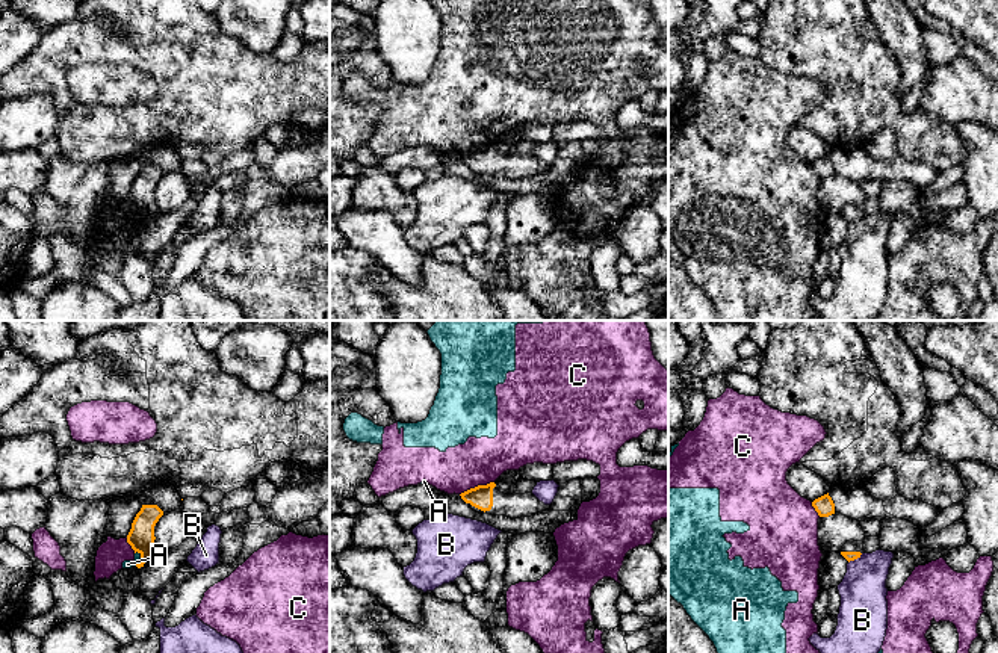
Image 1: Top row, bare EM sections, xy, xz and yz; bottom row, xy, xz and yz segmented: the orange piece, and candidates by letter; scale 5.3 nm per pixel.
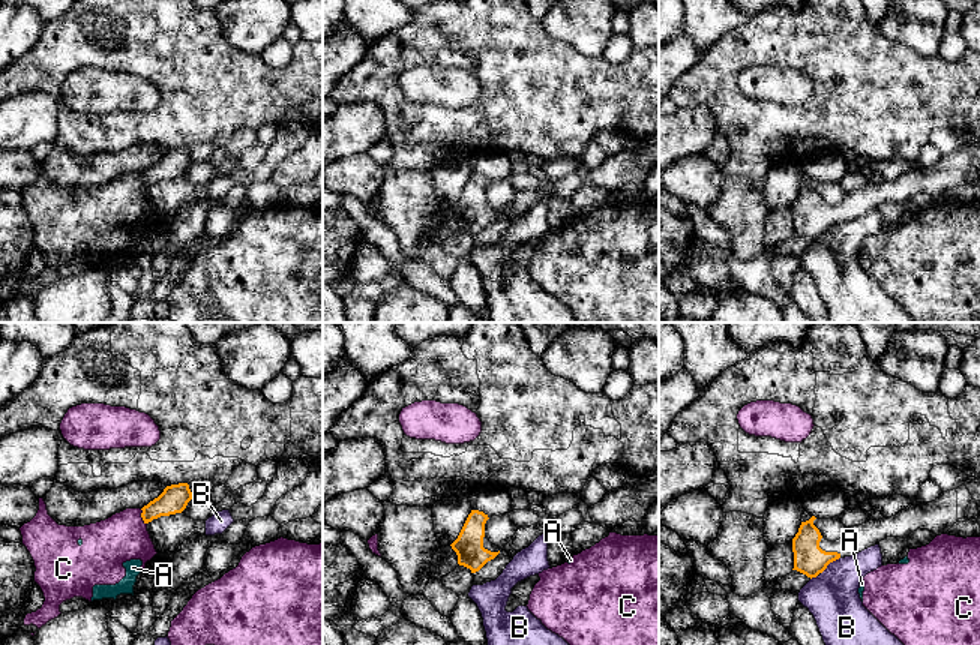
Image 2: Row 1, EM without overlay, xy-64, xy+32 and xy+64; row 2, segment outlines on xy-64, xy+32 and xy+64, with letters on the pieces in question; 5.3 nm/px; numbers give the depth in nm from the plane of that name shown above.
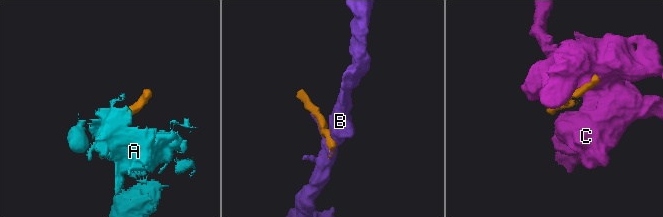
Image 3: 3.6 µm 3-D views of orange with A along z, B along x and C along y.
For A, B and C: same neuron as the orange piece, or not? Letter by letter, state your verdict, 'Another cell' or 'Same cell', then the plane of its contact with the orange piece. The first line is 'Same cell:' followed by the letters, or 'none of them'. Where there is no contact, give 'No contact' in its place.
Same cell: none of them
A: Another cell. Touches orange in xy
B: Another cell. Touches orange in yz
C: Another cell. Touches orange in xz

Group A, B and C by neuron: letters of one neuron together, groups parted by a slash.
A C / B

